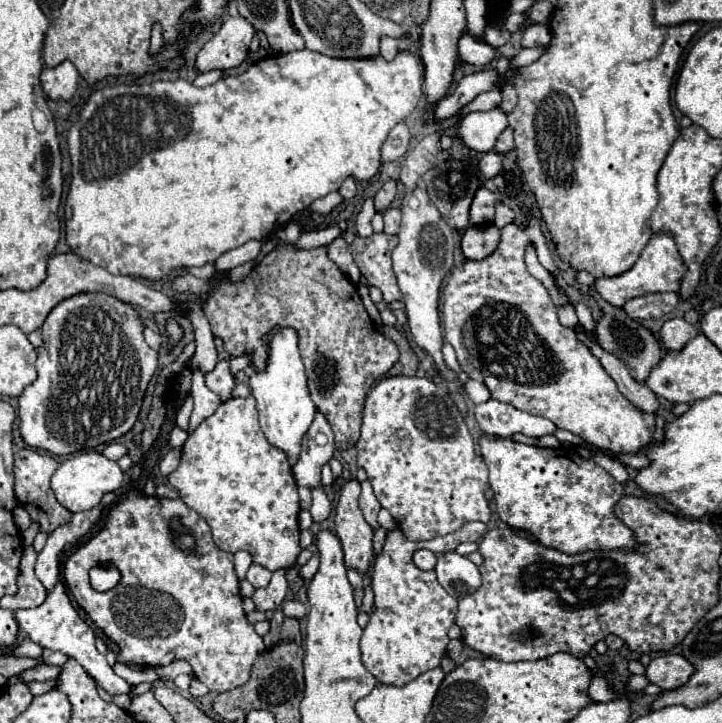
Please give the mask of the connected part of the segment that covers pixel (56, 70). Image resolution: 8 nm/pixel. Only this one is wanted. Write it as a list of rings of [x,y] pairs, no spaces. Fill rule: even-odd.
[[[62,61],[56,67],[44,67],[40,81],[48,97],[70,99],[78,85],[78,71],[70,61]]]

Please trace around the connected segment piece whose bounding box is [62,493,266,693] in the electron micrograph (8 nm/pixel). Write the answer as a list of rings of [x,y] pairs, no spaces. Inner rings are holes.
[[[128,493],[128,497],[108,511],[102,531],[66,561],[62,575],[68,591],[88,613],[92,623],[120,647],[118,661],[124,665],[138,663],[158,667],[176,659],[184,659],[192,665],[196,679],[200,679],[210,691],[224,693],[244,685],[250,679],[252,663],[266,649],[262,637],[254,631],[254,625],[248,623],[242,609],[242,595],[234,571],[234,555],[214,545],[208,523],[182,499],[156,499]],[[172,517],[178,517],[178,521],[196,539],[194,551],[184,551],[176,545],[176,535],[170,527]],[[96,557],[108,557],[112,567],[120,571],[120,583],[116,589],[100,593],[92,591],[92,585],[88,585],[88,571],[96,567]]]

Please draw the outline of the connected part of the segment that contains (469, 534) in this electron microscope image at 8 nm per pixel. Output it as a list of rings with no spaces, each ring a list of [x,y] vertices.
[[[480,521],[466,523],[462,529],[444,537],[421,542],[408,541],[400,529],[388,531],[384,551],[376,557],[372,567],[374,607],[360,641],[362,663],[378,683],[404,687],[418,675],[438,667],[450,641],[448,629],[454,625],[456,599],[448,595],[436,581],[434,571],[422,571],[412,563],[412,553],[416,549],[427,549],[435,553],[454,551],[458,543],[480,541],[484,533],[486,523]]]

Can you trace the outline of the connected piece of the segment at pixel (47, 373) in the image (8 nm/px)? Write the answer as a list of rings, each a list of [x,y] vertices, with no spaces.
[[[80,293],[60,301],[42,325],[42,357],[38,357],[38,379],[18,397],[20,435],[34,447],[54,455],[88,451],[96,445],[122,437],[138,419],[146,389],[158,369],[158,353],[144,341],[144,321],[132,303],[106,293]]]

